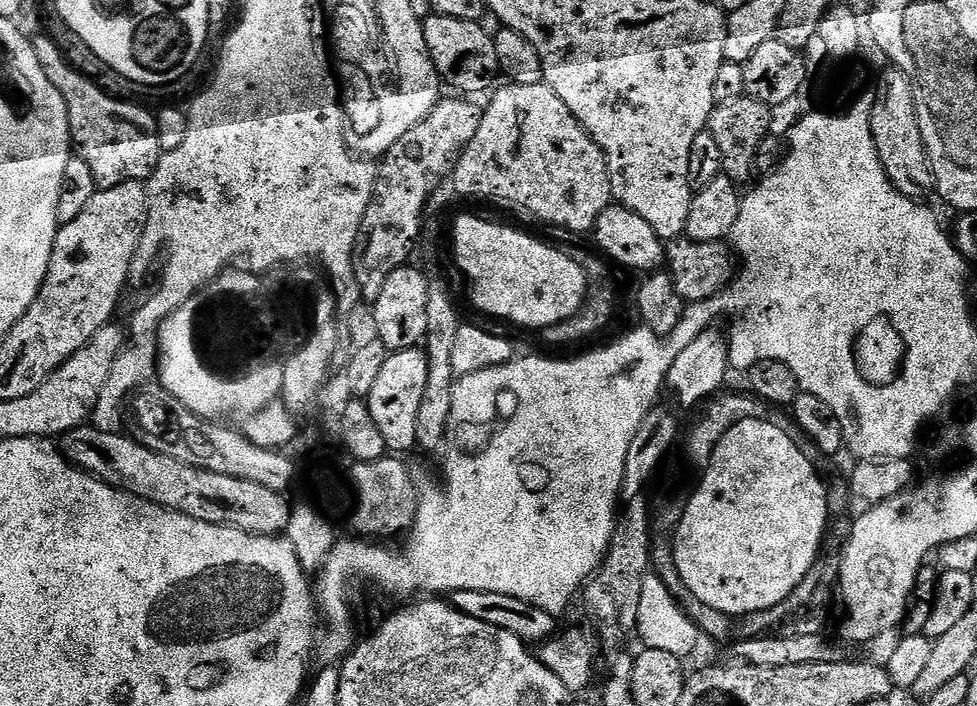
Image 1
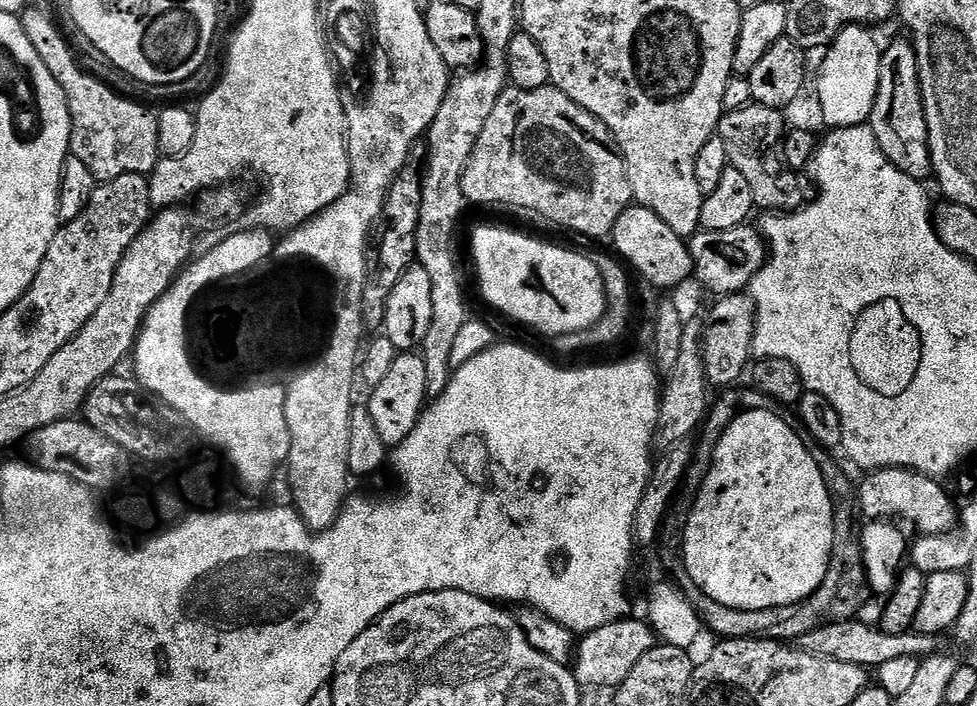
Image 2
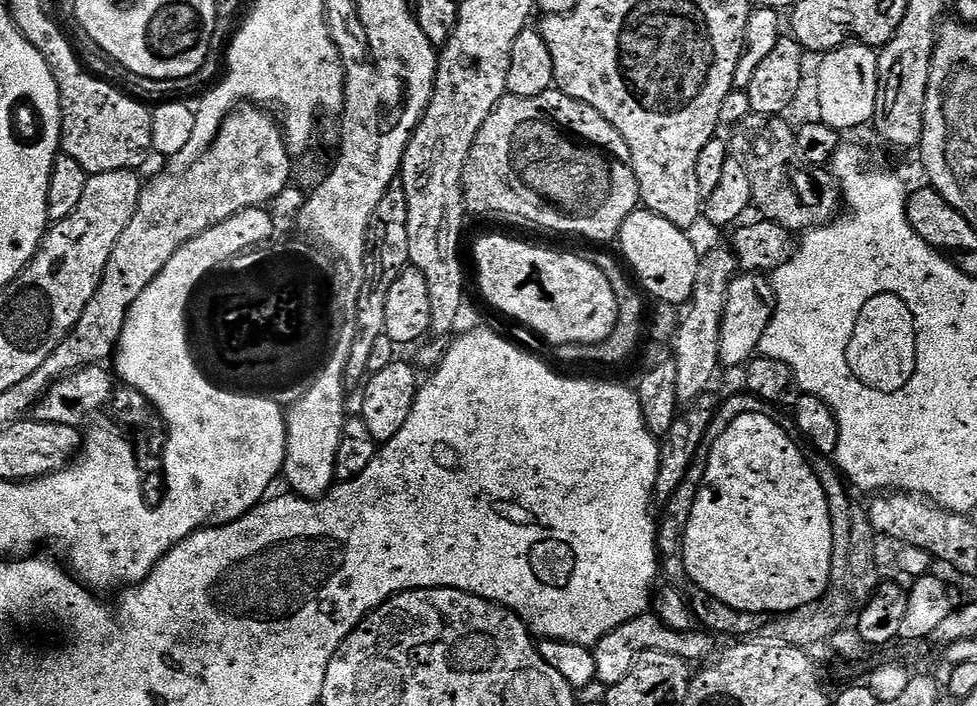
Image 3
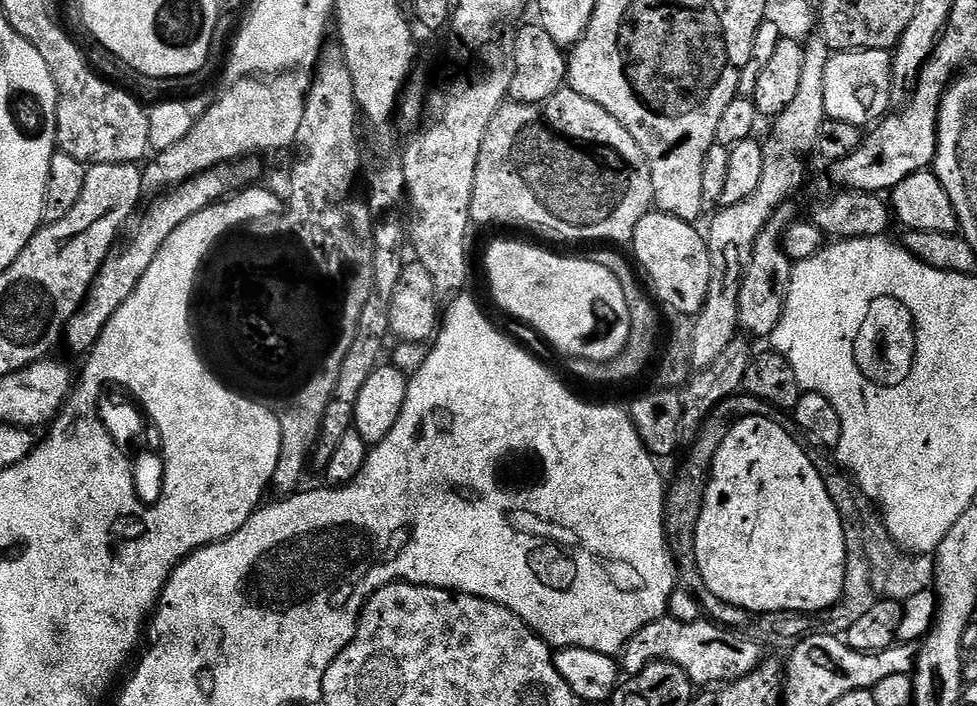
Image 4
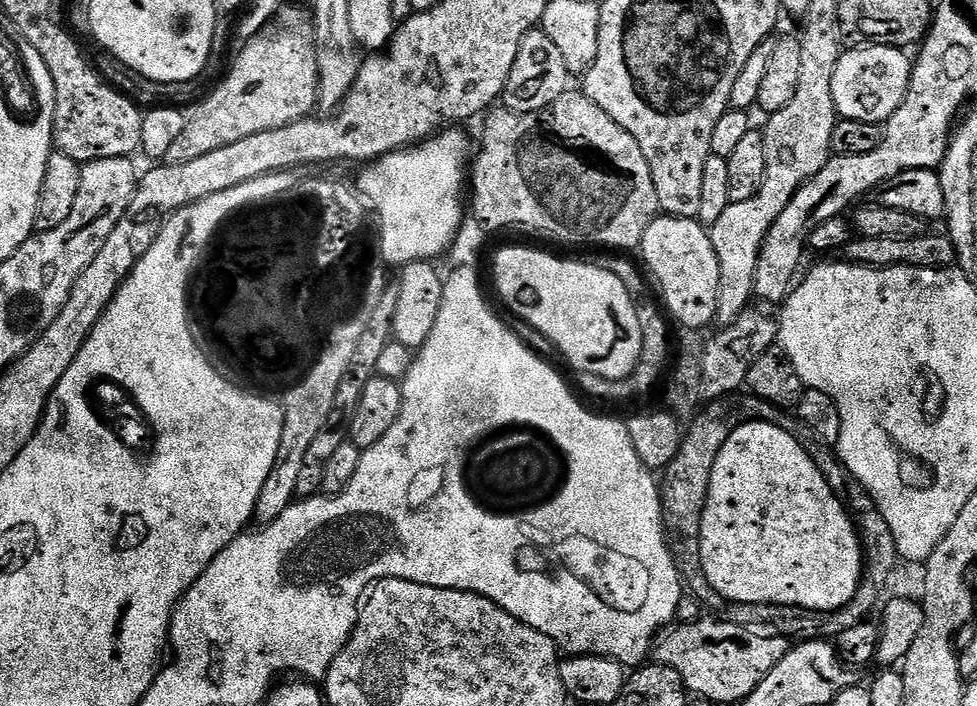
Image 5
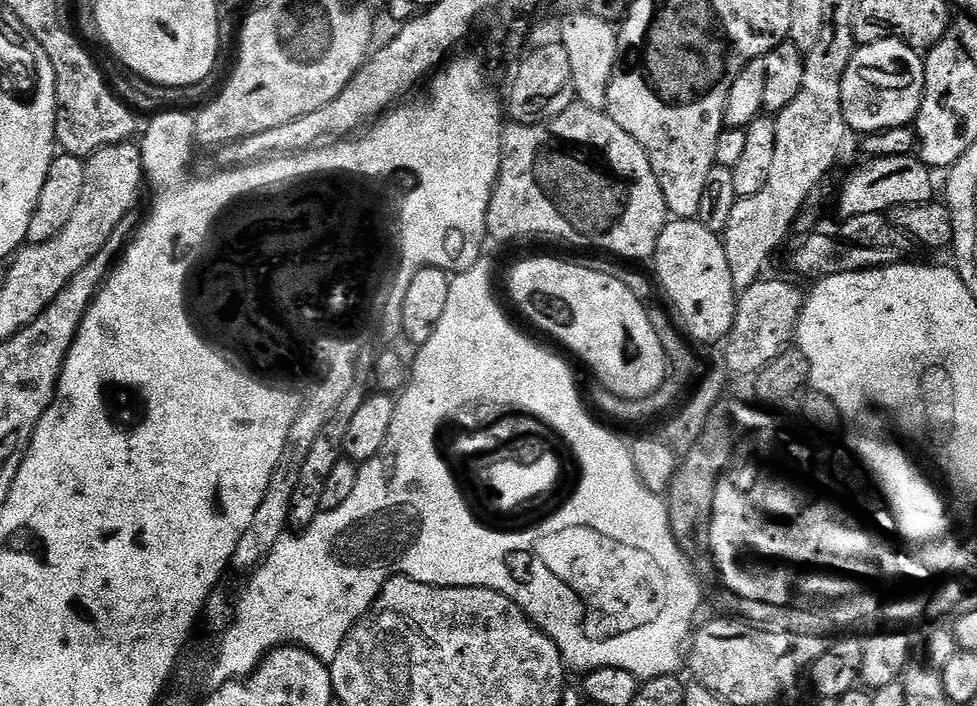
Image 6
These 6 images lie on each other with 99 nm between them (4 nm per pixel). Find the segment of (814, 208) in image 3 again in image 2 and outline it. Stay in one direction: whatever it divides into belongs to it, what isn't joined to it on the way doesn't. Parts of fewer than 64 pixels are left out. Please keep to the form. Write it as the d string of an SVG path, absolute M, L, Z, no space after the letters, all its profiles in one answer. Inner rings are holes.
M748 102L733 112L725 112L720 120L718 135L722 142L726 142L726 154L731 168L739 170L746 177L750 185L752 203L757 209L765 208L768 214L783 214L795 212L804 207L804 184L799 180L795 171L785 168L784 161L777 151L778 140L772 136L764 136L764 116L769 115L770 110L766 106L755 102Z

